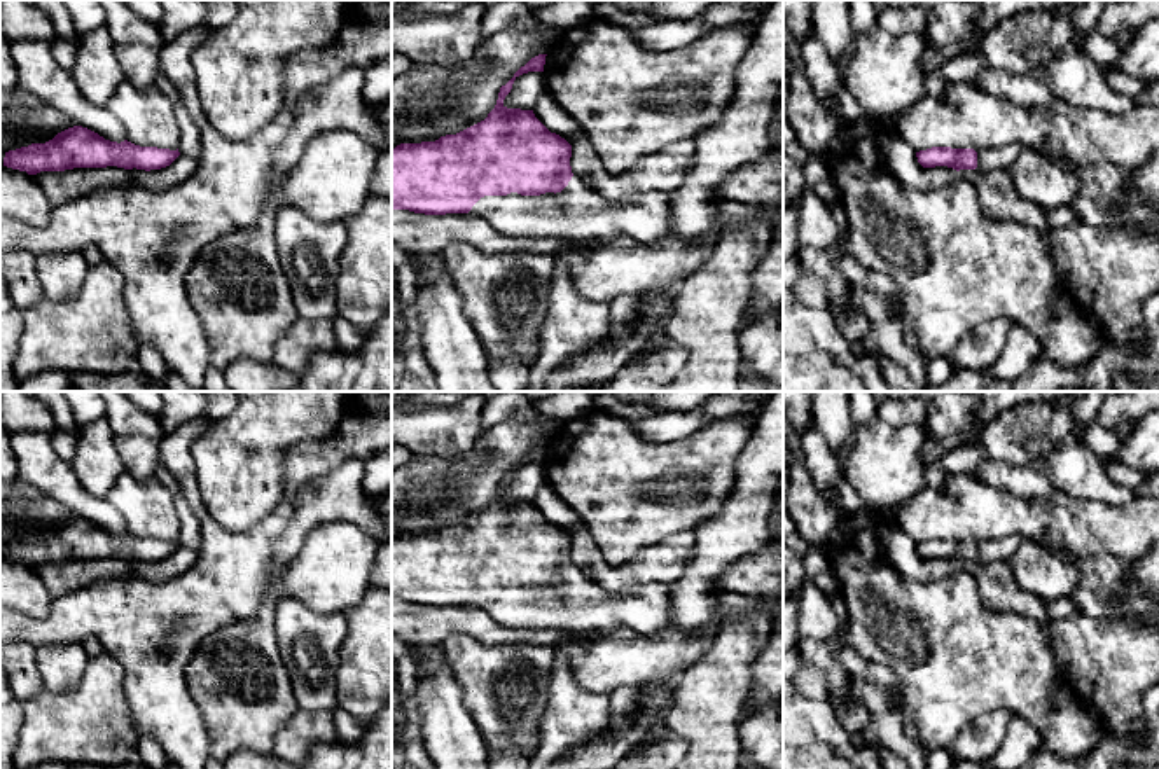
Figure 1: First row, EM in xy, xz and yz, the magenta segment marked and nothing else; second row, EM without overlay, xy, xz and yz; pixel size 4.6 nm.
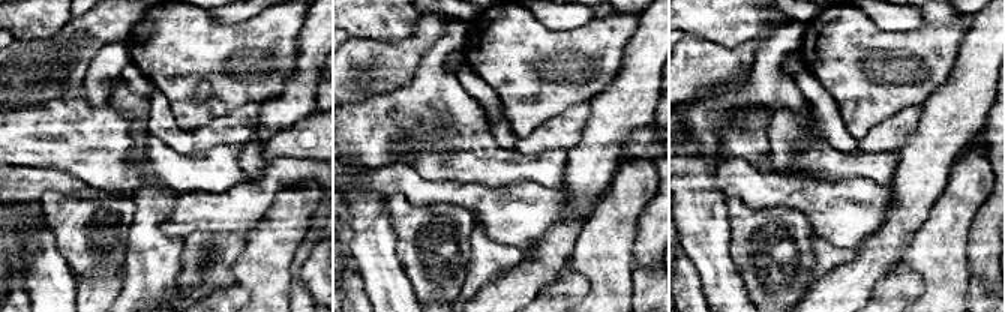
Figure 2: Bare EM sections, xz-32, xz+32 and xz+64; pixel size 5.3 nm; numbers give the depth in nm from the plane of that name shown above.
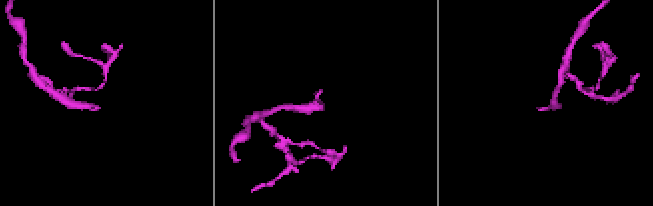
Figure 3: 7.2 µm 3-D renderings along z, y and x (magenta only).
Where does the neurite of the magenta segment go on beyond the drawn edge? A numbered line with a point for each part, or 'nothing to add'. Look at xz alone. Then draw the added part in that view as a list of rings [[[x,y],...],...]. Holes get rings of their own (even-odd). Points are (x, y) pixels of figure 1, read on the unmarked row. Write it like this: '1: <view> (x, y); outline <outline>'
1: xz (577, 603); outline [[[573,566],[561,584],[484,587],[468,605],[507,627],[575,633],[626,627],[656,634],[670,624],[670,584],[650,582],[615,592]]]

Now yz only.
1: yz (1000, 549); outline [[[1009,535],[995,540],[979,540],[977,559],[979,563],[1009,561],[1019,549],[1023,538],[1019,535]]]

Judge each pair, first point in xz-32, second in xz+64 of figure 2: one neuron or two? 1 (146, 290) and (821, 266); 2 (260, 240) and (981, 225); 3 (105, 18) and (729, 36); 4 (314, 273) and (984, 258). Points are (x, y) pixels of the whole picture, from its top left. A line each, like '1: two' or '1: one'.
1: one
2: two
3: two
4: two

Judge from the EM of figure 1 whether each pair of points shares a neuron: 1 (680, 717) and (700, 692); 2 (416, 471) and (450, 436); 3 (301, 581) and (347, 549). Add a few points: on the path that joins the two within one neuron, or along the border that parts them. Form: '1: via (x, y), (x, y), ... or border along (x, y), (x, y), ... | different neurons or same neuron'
1: via (686, 712), (700, 698) | same neuron
2: border along (472, 448), (455, 457), (413, 455) | different neurons
3: via (312, 577), (319, 577), (336, 560) | same neuron

